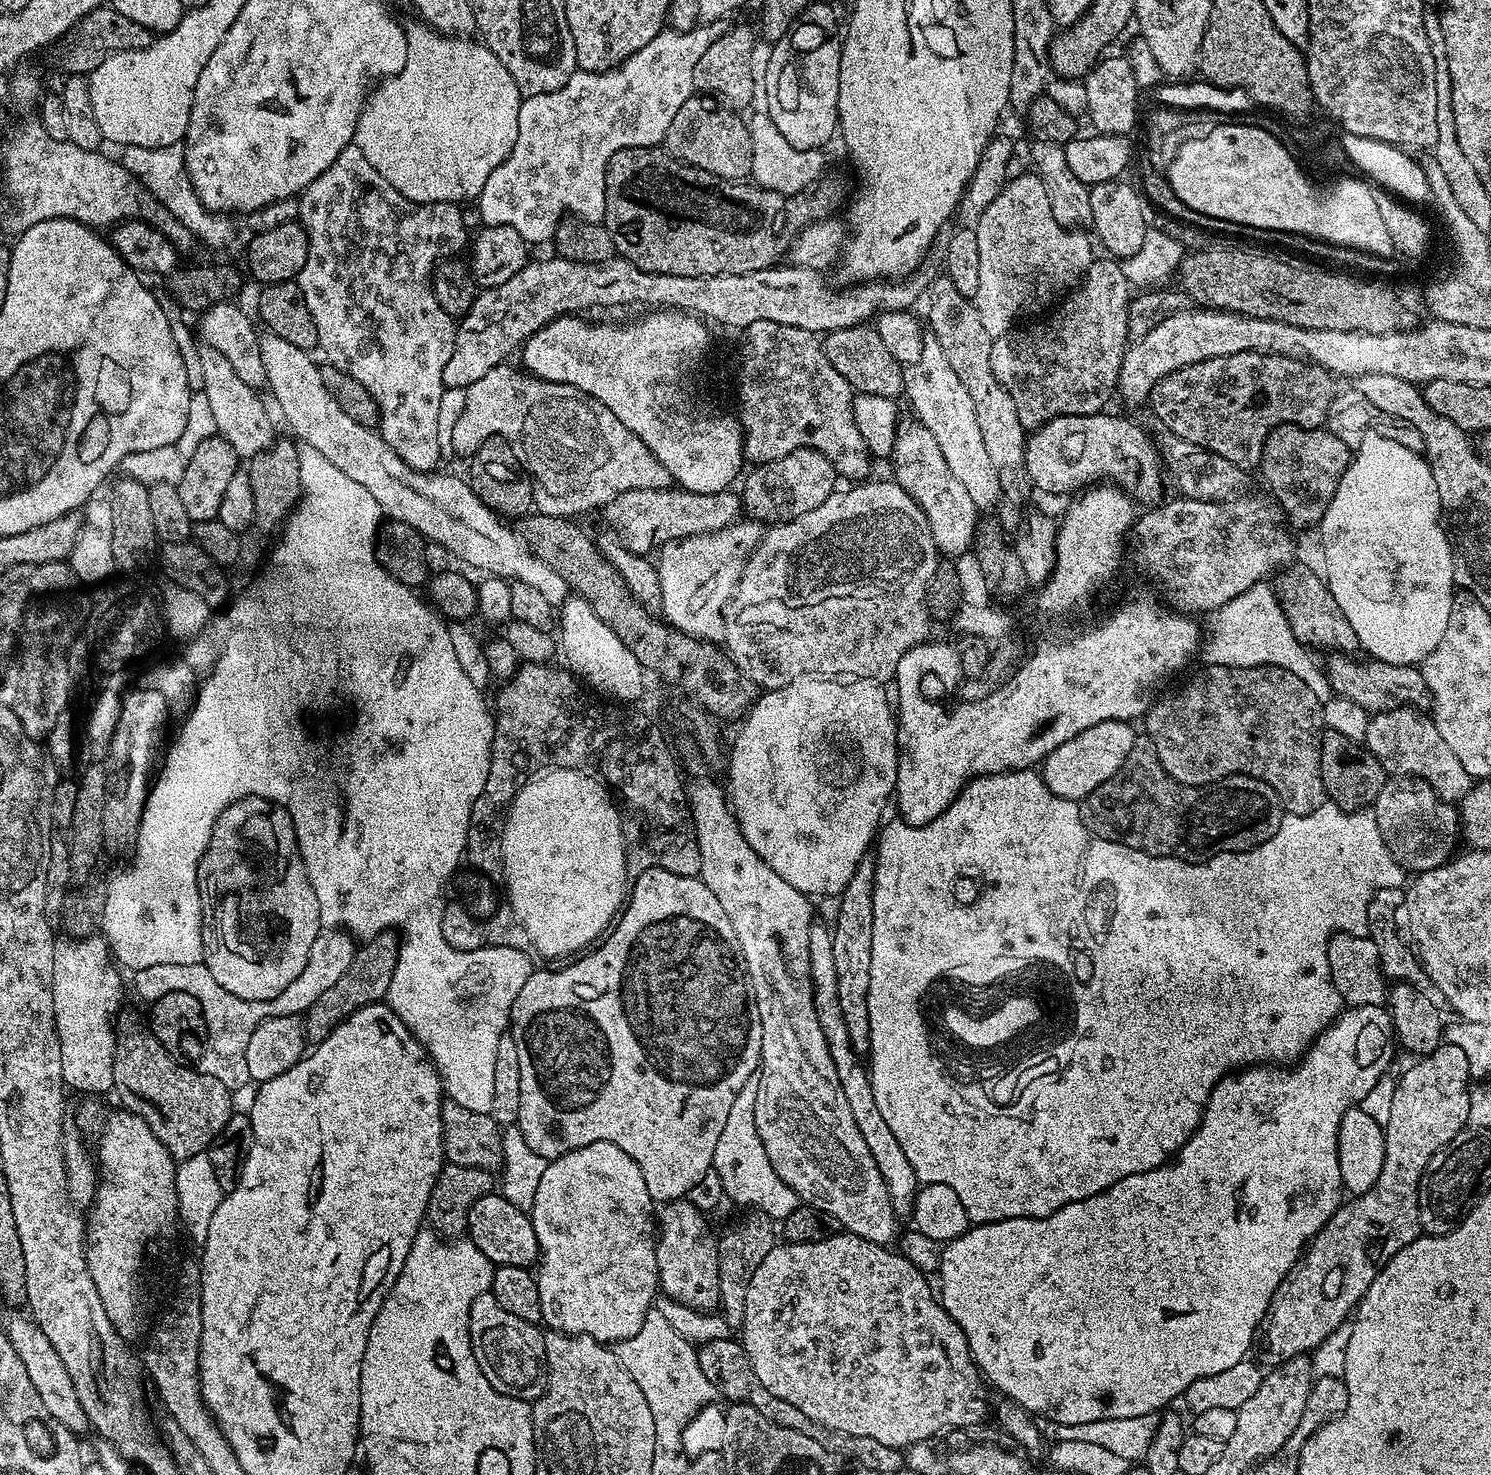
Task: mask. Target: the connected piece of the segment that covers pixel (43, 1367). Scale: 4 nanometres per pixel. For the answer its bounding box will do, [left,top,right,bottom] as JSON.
[6,1315,89,1434]

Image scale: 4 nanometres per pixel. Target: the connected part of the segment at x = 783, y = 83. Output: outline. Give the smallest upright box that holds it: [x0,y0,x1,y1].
[762,3,842,150]

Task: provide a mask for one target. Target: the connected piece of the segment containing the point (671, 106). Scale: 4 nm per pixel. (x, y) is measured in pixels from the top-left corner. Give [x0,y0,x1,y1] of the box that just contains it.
[478,23,721,245]

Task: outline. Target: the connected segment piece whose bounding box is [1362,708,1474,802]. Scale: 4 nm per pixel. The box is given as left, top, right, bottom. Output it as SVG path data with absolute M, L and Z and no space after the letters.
M1396 708L1387 714L1376 714L1366 726L1363 747L1373 752L1392 778L1424 780L1445 802L1459 802L1471 790L1474 777L1466 774L1454 750L1446 746L1446 738L1438 734L1438 726L1423 711Z

